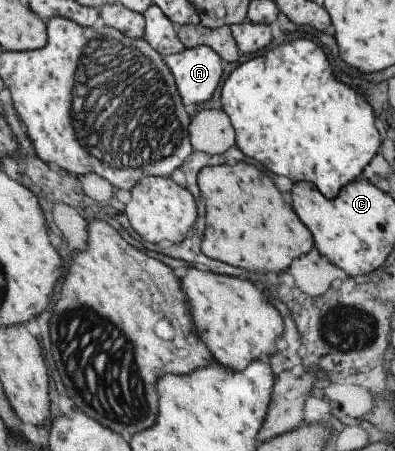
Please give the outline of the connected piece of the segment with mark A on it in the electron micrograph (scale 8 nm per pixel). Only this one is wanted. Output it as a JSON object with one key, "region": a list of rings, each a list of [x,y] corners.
{"region":[[[209,46],[185,48],[163,57],[172,71],[183,103],[202,104],[214,96],[224,68],[222,58]]]}

